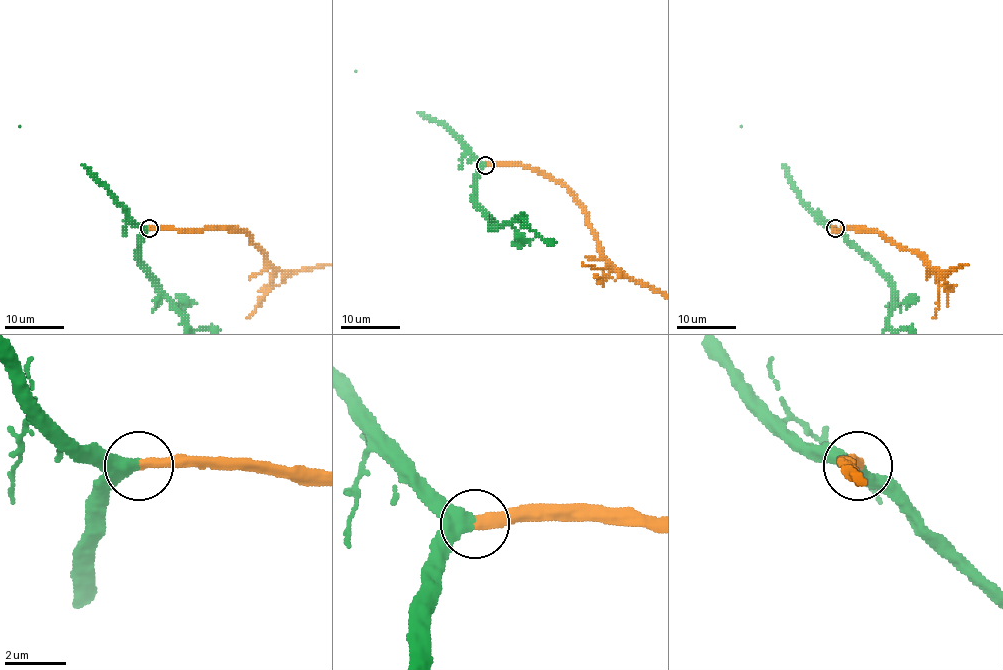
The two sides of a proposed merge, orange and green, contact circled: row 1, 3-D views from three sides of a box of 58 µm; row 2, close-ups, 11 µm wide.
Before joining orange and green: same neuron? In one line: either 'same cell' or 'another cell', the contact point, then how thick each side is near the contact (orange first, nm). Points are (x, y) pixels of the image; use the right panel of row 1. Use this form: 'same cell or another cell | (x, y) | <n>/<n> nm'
same cell | (835, 228) | 400/400 nm

